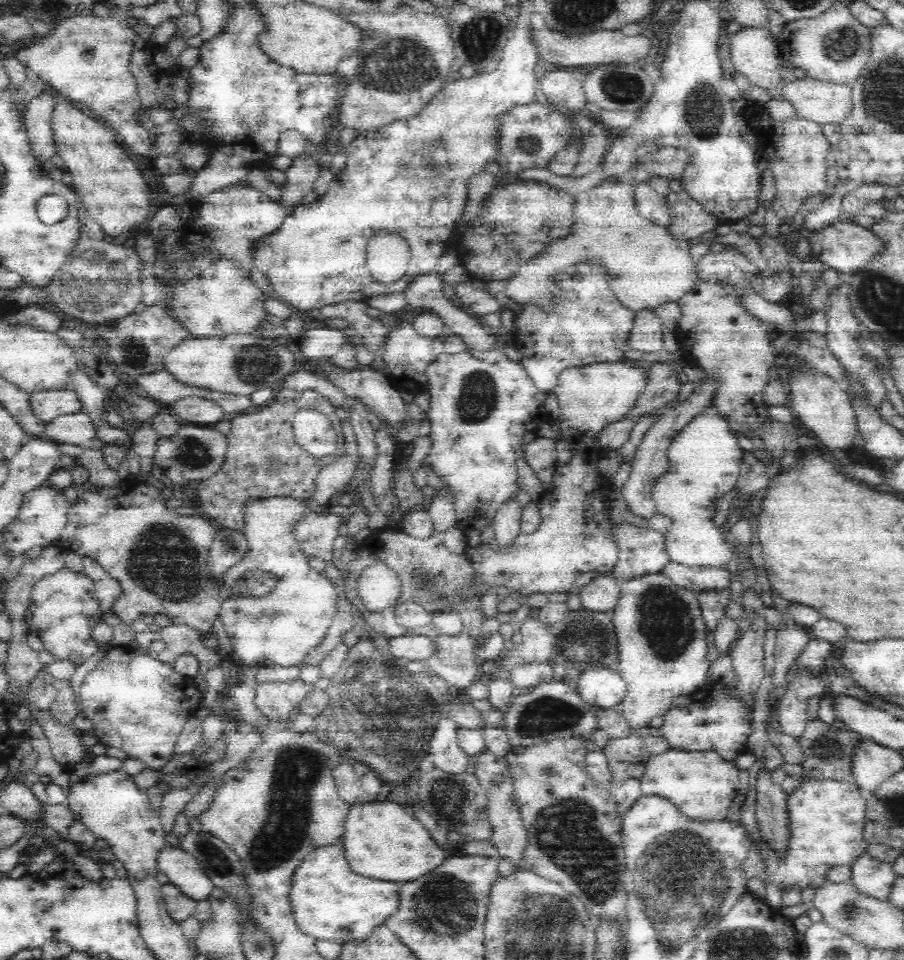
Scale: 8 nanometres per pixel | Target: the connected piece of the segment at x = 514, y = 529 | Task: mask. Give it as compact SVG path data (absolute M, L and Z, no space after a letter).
M517 496L510 497L498 507L492 520L498 551L503 551L520 534L522 509Z

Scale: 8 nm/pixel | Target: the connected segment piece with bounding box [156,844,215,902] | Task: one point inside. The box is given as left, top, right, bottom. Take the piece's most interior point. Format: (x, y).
(183, 871)

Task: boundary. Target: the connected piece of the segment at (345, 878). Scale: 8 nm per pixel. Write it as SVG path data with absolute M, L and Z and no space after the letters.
M330 844L307 854L295 868L291 876L288 898L296 924L304 934L315 940L350 943L364 940L374 927L383 924L386 916L394 912L394 908L398 908L398 886L384 880L370 880L354 874L344 858L344 848L339 844Z

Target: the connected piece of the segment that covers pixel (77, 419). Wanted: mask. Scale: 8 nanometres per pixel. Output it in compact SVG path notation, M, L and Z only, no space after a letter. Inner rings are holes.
M84 412L58 416L47 423L45 434L49 440L58 444L86 449L99 449L103 445L98 439L93 420Z

